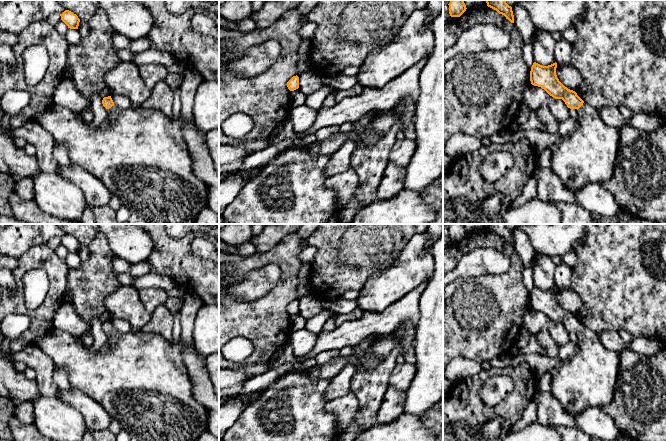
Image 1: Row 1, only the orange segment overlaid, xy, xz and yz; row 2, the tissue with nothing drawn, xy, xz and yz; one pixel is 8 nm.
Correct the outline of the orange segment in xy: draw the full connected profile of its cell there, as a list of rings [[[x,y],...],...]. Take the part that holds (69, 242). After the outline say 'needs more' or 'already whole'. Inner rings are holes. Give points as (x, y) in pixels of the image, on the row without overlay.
[[[65,234],[60,240],[61,244],[68,250],[68,252],[78,253],[80,243],[76,238],[69,234]]]; already whole

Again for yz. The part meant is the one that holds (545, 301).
[[[534,286],[530,295],[530,305],[532,309],[541,311],[553,322],[562,323],[568,332],[578,334],[574,354],[550,372],[551,395],[574,416],[590,407],[602,408],[612,401],[620,368],[619,354],[605,348],[596,332],[584,326],[575,315],[565,311],[557,302],[556,292],[556,286],[548,290]]]; needs more

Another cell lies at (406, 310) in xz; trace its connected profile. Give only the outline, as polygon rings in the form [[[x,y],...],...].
[[[427,282],[421,283],[383,311],[363,312],[359,319],[348,320],[331,332],[319,333],[313,349],[305,356],[296,356],[295,361],[304,363],[308,359],[314,359],[321,352],[338,352],[345,347],[354,348],[369,336],[391,334],[405,323],[416,328],[420,317],[419,300]]]

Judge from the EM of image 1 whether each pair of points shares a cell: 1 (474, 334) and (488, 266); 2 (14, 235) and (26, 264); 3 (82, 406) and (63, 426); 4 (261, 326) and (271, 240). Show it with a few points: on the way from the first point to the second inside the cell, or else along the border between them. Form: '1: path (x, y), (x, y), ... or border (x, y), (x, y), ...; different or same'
1: border (509, 264), (503, 272), (479, 276); different
2: border (44, 245), (34, 245), (18, 258); different
3: border (57, 399), (74, 407), (82, 416), (88, 429); different
4: border (288, 234), (267, 251), (257, 252); different

